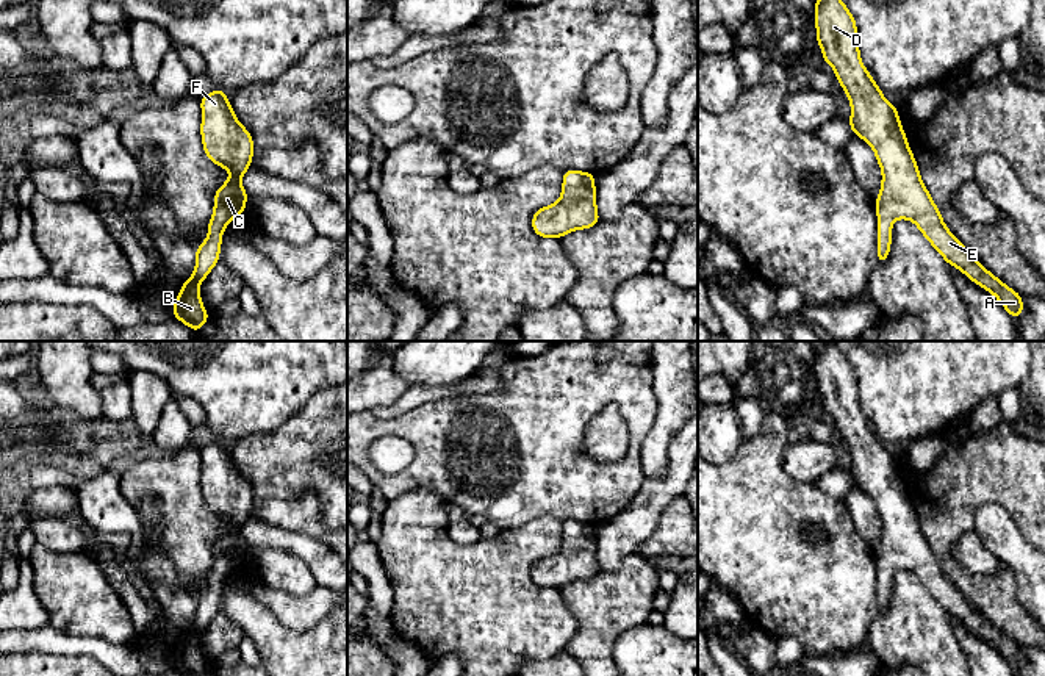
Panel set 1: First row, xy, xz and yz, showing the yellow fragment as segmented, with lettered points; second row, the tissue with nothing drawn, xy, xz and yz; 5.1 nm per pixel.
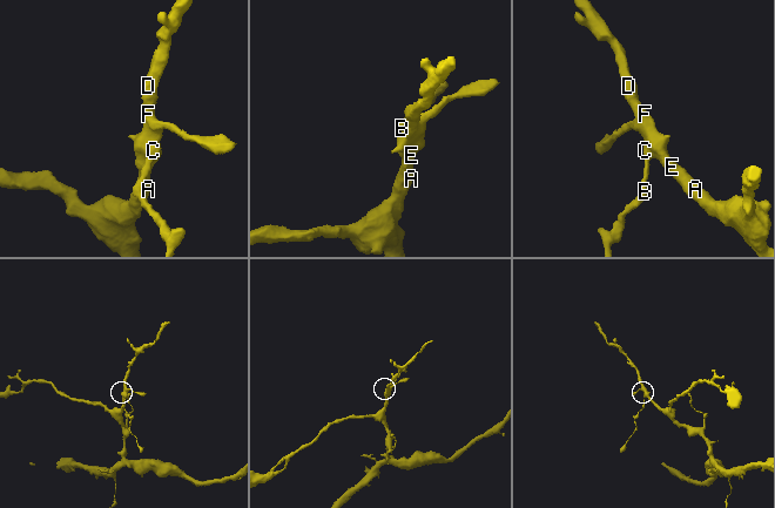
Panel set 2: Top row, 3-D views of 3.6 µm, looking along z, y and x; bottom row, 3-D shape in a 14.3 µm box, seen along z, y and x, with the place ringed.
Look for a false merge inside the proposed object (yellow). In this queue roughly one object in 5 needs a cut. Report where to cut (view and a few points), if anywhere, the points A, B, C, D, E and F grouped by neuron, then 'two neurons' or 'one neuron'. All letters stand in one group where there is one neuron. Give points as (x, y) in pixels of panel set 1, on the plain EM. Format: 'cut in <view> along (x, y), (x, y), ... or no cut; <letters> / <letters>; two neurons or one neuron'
no cut; A B C D E F; one neuron

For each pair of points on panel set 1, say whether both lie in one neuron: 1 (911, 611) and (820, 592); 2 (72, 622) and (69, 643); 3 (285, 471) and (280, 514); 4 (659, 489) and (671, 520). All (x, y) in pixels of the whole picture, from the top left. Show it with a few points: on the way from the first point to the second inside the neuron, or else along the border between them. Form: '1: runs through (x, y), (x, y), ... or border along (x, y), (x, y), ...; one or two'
1: border along (878, 615), (865, 643); two
2: border along (50, 623), (66, 634), (88, 634), (107, 642); two
3: border along (318, 498), (305, 493), (254, 504); two
4: border along (681, 495), (664, 507), (656, 531), (648, 539); two

